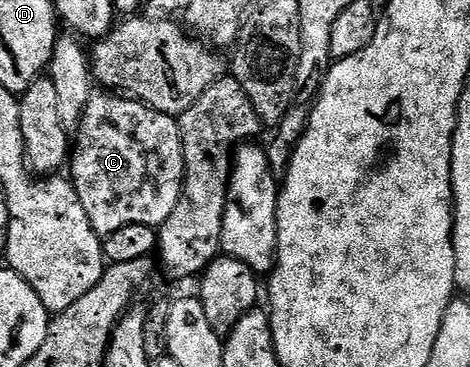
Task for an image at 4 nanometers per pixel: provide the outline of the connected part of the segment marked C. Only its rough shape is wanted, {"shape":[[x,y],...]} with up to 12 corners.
{"shape":[[91,93],[68,174],[98,235],[162,227],[178,118]]}

